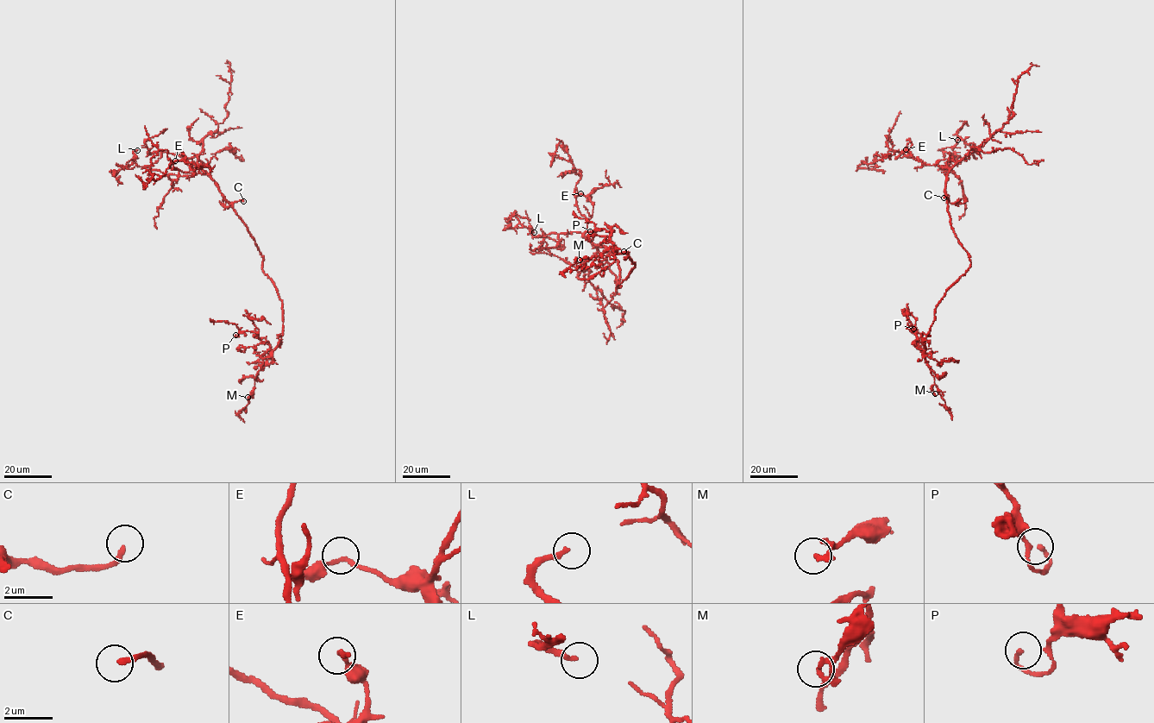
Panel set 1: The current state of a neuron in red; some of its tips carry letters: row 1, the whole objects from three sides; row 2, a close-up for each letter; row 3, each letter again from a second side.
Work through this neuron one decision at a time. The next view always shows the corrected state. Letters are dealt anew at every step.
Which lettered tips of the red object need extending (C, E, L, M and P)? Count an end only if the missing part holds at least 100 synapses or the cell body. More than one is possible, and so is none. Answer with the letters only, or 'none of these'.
C

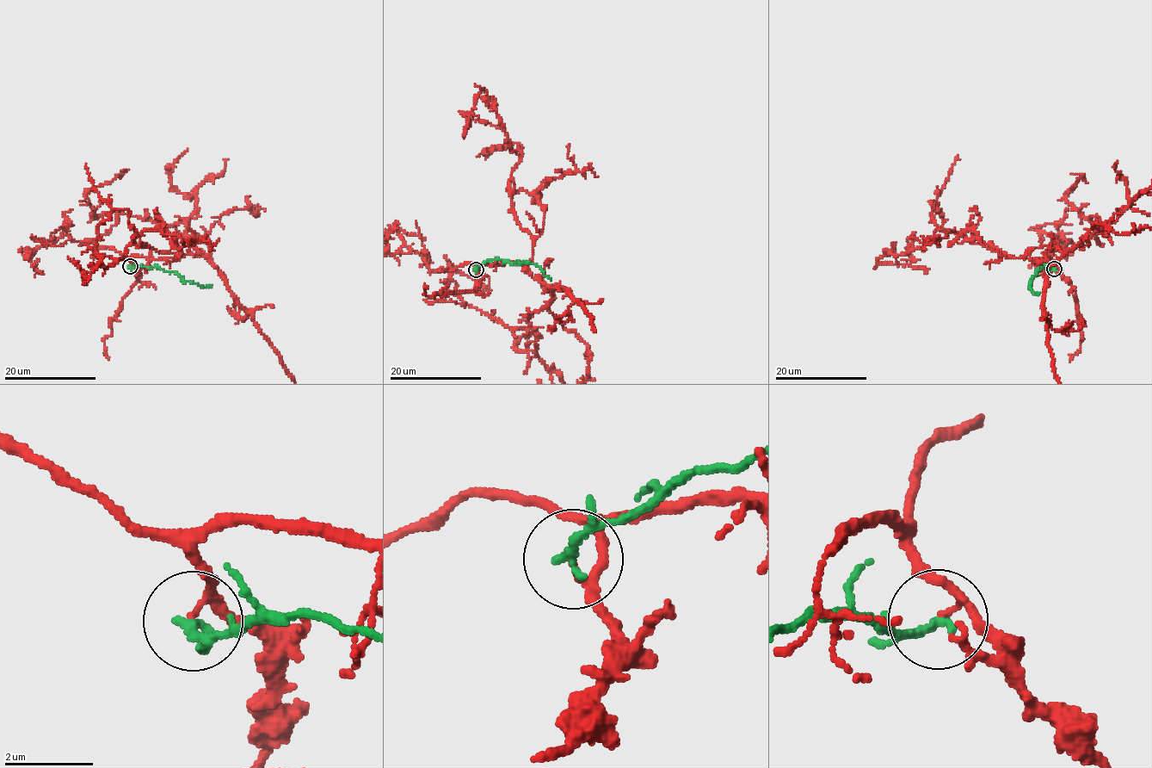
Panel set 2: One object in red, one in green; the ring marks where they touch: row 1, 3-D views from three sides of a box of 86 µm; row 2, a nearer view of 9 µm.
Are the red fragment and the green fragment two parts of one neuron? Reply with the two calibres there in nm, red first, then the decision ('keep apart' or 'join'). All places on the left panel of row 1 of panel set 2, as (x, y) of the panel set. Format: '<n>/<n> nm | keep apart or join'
120/160 nm | keep apart

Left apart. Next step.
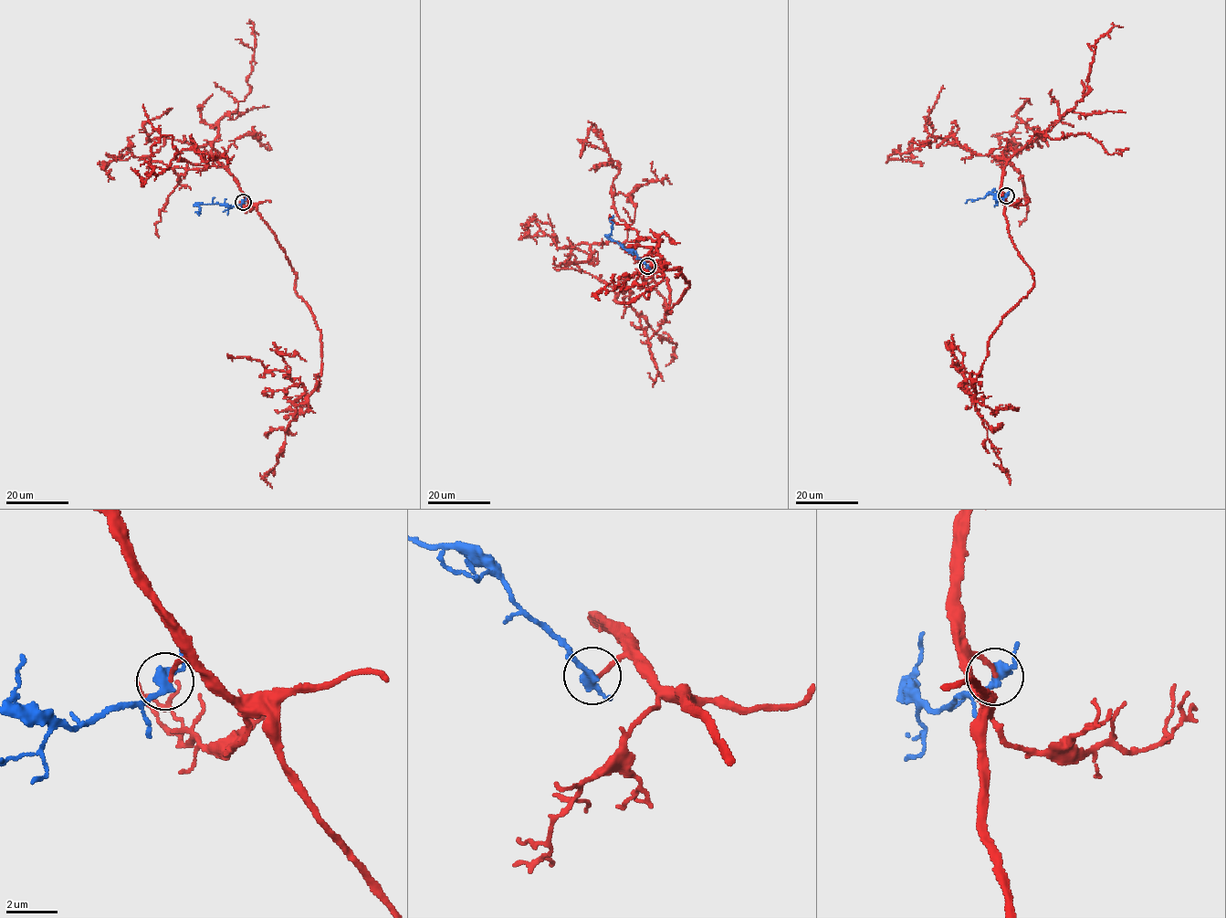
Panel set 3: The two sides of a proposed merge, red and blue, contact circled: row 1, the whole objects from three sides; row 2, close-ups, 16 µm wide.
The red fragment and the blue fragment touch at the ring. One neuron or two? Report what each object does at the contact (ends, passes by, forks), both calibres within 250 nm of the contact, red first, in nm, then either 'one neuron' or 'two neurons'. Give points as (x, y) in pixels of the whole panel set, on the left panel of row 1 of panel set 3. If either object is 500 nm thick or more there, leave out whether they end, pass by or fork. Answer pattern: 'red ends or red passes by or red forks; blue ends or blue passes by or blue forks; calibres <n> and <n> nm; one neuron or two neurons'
red ends; blue passes by; calibres 160 and 360 nm; one neuron

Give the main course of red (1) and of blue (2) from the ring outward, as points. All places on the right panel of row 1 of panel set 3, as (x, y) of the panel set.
1: (1006, 195), (1011, 242), (1033, 286), (989, 342), (971, 400), (1010, 484)
2: (1006, 195), (998, 199), (996, 195), (989, 194), (965, 203)

